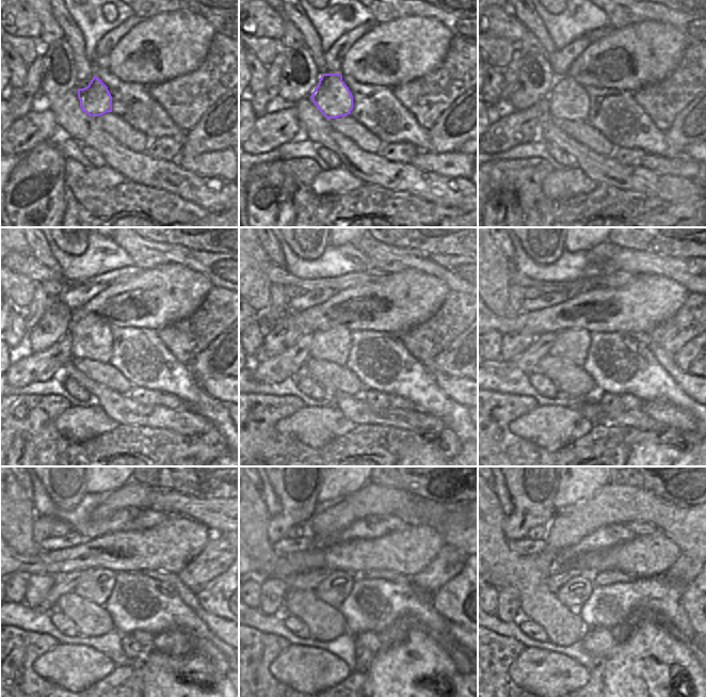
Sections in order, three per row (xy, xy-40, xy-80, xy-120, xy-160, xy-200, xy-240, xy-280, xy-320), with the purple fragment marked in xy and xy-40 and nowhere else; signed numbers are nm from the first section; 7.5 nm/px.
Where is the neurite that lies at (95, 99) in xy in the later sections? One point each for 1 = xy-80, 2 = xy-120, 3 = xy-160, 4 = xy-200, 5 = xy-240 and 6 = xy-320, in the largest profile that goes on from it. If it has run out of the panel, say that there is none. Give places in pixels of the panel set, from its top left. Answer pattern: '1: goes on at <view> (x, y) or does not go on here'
1: goes on at xy-80 (568, 100)
2: goes on at xy-120 (91, 339)
3: goes on at xy-160 (334, 344)
4: goes on at xy-200 (572, 345)
5: goes on at xy-240 (96, 585)
6: goes on at xy-320 (575, 592)

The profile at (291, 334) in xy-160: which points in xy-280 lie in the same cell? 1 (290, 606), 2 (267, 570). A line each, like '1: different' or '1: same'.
1: different
2: different

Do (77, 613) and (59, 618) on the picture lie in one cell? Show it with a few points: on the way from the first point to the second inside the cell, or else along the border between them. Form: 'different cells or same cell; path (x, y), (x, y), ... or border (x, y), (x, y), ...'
different cells; border (52, 611), (66, 615), (78, 634)

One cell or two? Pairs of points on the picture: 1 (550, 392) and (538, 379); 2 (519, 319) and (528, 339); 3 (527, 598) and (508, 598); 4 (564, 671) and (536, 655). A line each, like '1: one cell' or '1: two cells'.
1: one cell
2: two cells
3: two cells
4: one cell

